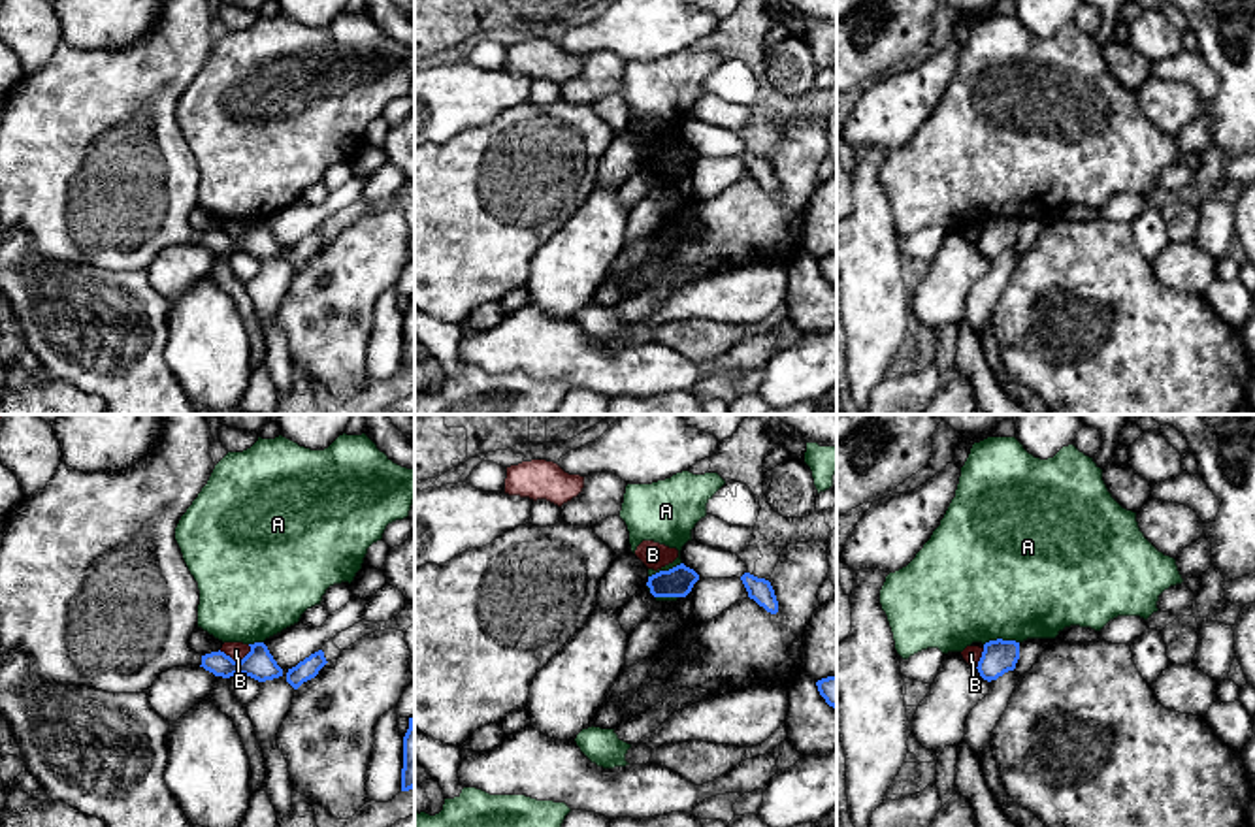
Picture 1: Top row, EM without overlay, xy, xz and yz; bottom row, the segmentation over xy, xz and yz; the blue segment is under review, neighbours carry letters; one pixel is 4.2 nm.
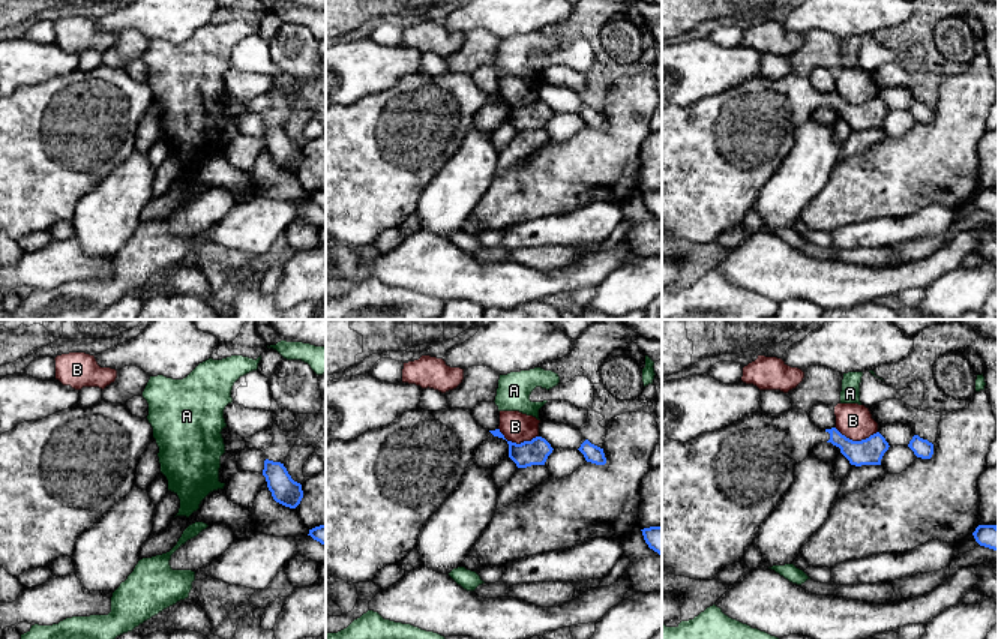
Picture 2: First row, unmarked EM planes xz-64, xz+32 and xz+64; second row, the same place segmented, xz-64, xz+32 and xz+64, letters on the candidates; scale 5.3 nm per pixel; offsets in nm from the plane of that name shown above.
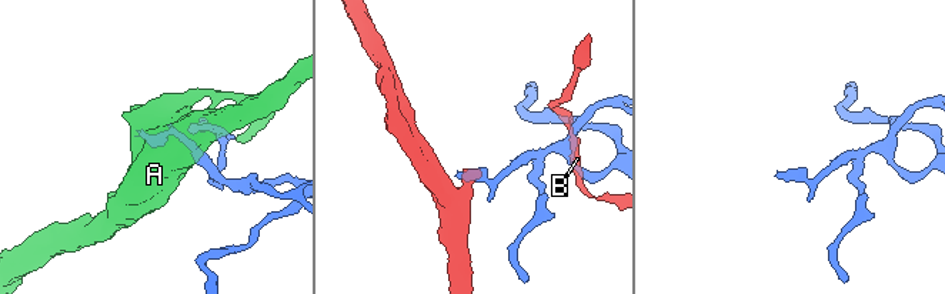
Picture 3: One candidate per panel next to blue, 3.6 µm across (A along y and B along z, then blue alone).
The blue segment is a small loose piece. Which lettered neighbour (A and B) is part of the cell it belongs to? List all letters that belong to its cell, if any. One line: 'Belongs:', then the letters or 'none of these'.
Belongs: none of these

